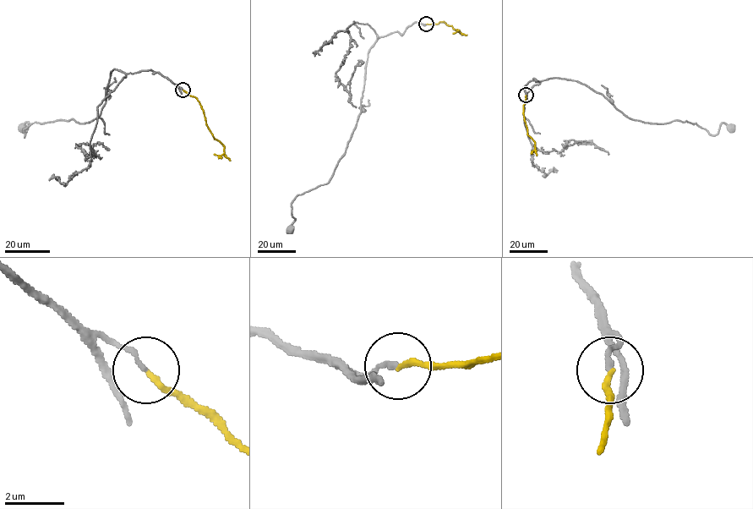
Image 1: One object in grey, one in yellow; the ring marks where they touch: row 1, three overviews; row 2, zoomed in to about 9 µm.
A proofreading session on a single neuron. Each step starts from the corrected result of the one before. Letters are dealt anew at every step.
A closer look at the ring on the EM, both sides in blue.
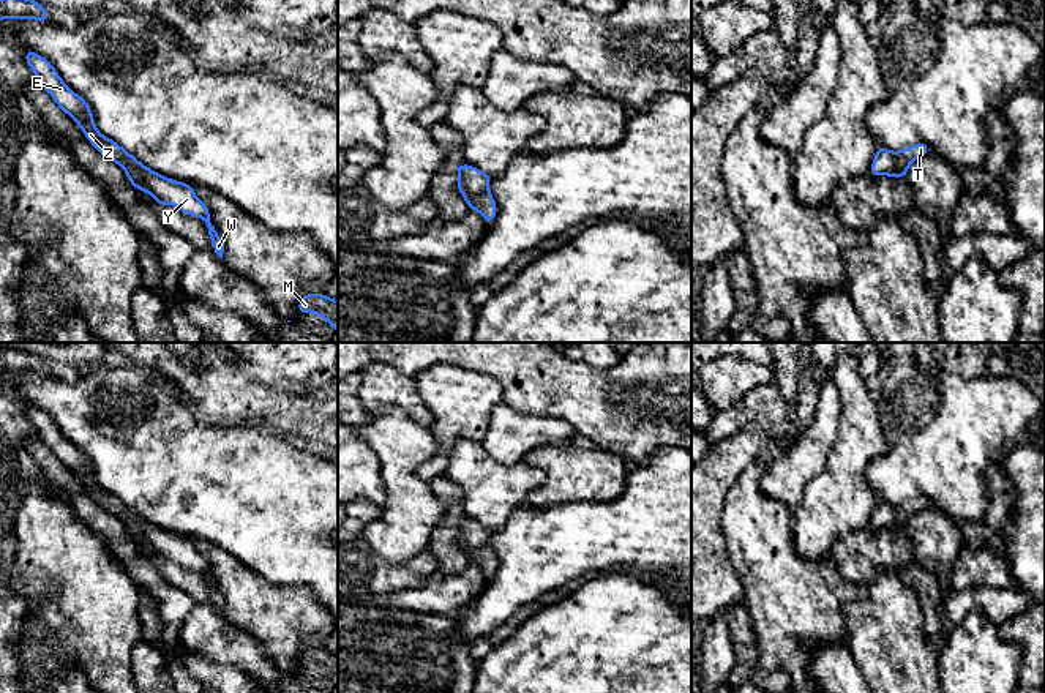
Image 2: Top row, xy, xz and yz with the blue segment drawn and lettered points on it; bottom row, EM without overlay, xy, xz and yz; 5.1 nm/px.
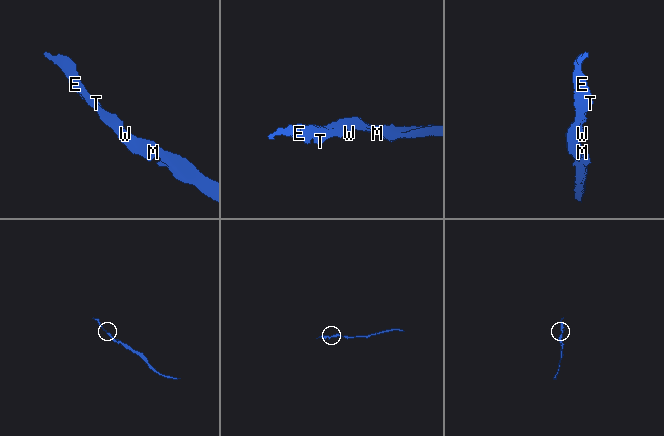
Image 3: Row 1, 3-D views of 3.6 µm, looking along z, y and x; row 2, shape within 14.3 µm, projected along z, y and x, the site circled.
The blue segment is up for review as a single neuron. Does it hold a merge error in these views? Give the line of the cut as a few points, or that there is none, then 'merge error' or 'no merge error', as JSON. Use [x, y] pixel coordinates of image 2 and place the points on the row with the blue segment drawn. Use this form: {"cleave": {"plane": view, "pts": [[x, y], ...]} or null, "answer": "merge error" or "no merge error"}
{"cleave": null, "answer": "no merge error"}

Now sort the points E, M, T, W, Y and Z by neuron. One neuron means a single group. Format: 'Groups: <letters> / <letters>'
Groups: E M T W Y Z

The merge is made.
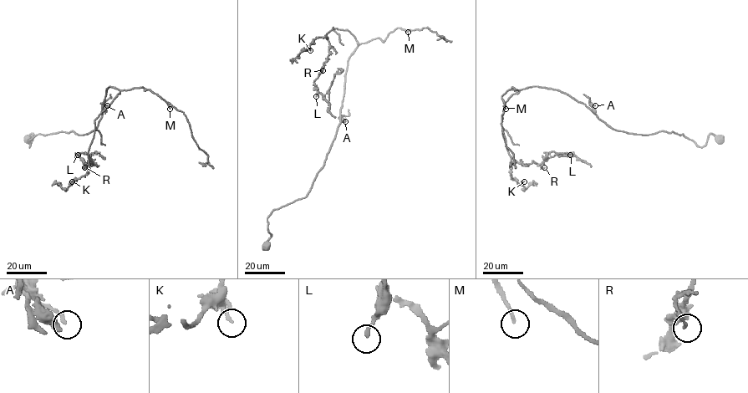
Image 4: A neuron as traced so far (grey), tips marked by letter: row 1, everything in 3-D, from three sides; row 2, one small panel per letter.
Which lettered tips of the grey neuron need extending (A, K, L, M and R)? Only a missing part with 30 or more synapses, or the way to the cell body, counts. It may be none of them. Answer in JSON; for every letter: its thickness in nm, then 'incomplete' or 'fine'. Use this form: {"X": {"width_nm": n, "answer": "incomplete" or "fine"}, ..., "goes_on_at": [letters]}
{"A": {"width_nm": 160, "answer": "fine"}, "K": {"width_nm": 140, "answer": "fine"}, "L": {"width_nm": 170, "answer": "fine"}, "M": {"width_nm": 190, "answer": "incomplete"}, "R": {"width_nm": 120, "answer": "fine"}, "goes_on_at": ["M"]}

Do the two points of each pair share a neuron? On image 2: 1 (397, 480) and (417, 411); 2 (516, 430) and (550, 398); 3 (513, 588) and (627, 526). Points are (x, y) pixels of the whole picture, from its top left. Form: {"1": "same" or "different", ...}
{"1": "different", "2": "different", "3": "same"}

